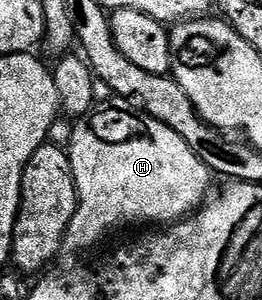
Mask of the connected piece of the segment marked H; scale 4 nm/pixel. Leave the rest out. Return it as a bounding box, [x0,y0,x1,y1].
[63,97,214,252]

